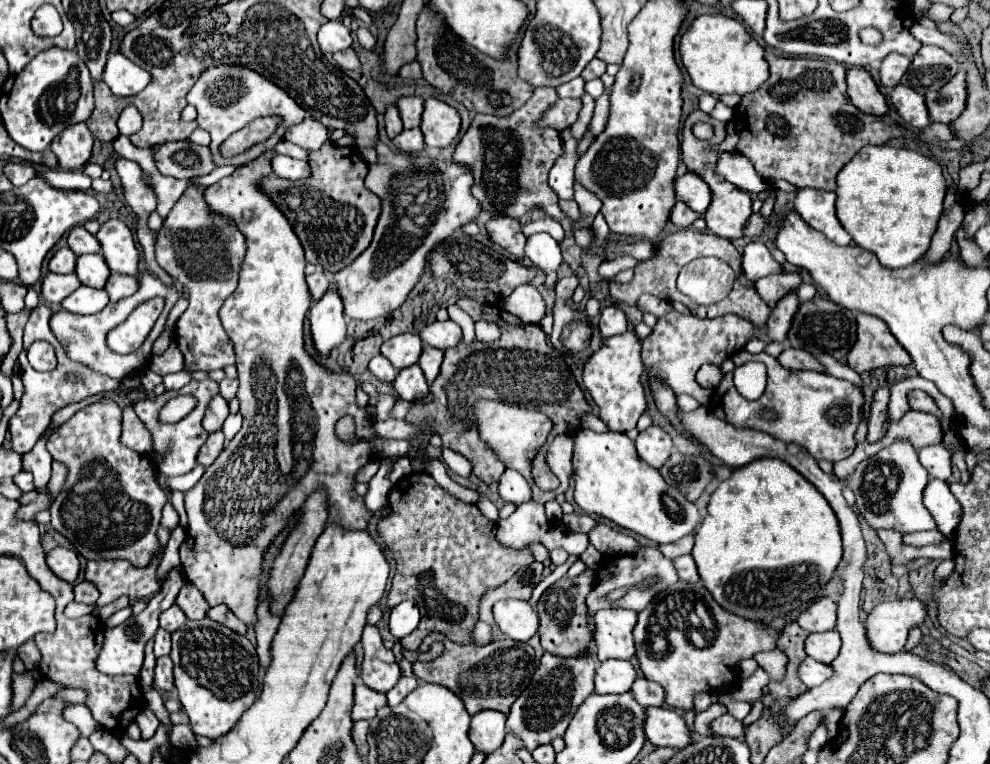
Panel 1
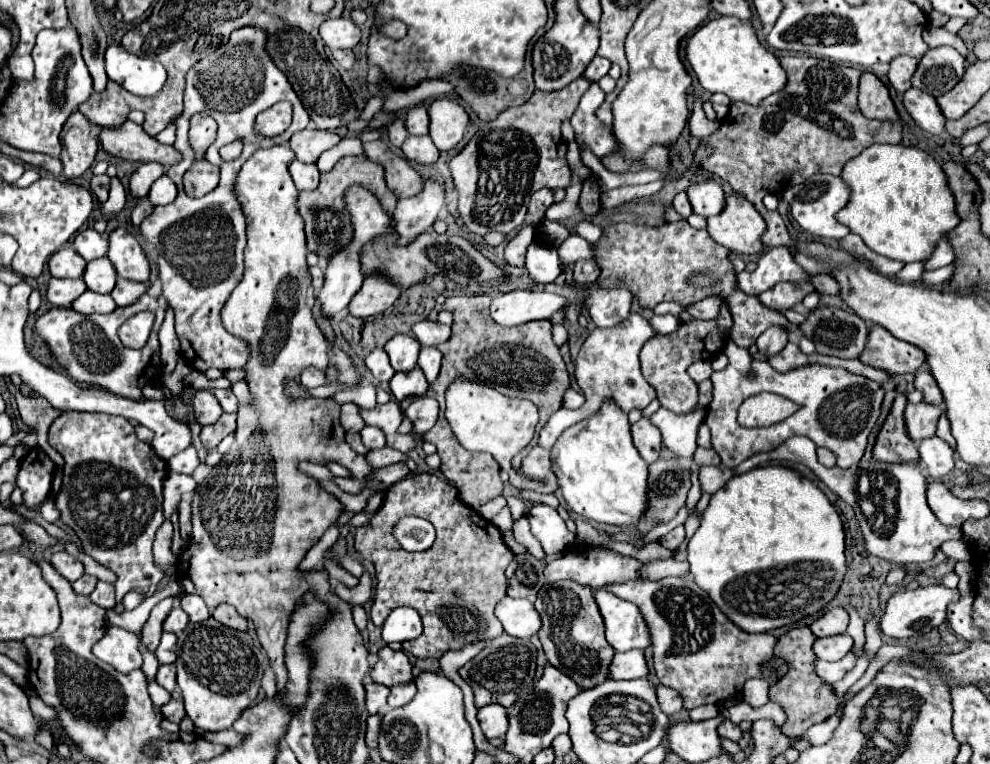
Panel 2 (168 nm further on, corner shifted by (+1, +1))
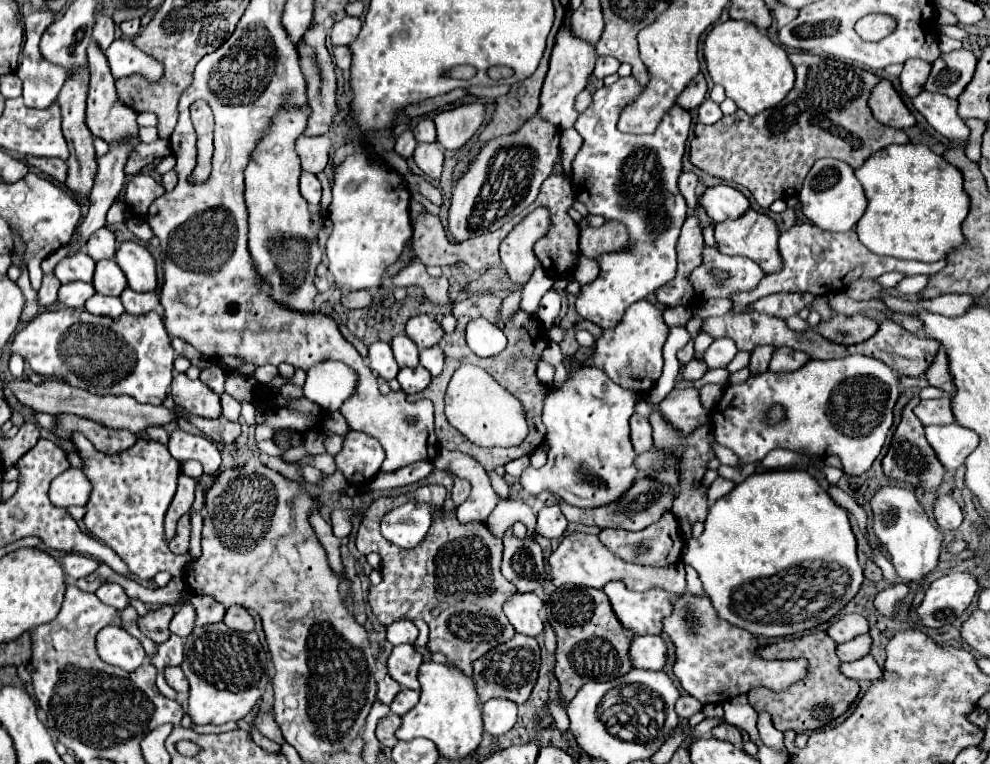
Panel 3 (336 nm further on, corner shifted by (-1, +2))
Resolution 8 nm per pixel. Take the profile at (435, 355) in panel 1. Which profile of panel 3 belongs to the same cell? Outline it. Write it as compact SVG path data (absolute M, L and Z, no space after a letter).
M431 346L427 350L421 350L419 354L421 364L431 372L431 376L439 376L443 372L443 364L445 364L445 354L439 346Z

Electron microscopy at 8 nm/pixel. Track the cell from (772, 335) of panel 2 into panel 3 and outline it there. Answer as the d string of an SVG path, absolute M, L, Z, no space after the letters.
M759 346L759 348L755 348L755 350L751 352L751 362L749 362L751 376L761 374L761 372L765 372L765 370L767 370L773 350L775 350L775 348L771 348L771 346Z

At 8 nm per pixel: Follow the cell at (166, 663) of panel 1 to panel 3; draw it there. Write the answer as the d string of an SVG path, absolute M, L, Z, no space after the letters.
M167 668L163 674L165 674L165 678L167 678L167 684L177 692L175 700L177 700L183 708L187 708L189 686L187 686L187 678L185 678L183 670L181 670L181 668Z

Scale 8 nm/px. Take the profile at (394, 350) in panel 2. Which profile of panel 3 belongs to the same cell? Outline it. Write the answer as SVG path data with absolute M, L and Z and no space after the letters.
M405 334L395 336L391 346L393 346L393 354L395 354L399 368L415 368L419 364L419 350L417 350L415 342L411 338L407 338Z

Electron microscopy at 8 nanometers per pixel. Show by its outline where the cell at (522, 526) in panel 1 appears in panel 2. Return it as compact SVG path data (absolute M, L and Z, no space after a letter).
M507 497L507 507L511 509L513 521L519 521L521 517L527 517L527 513L529 513L527 503L523 499L517 499L517 497Z

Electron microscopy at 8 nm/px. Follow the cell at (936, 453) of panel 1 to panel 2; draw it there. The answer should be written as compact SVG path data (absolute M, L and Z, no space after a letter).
M929 437L919 443L919 461L933 479L945 477L953 469L953 449L939 437Z

